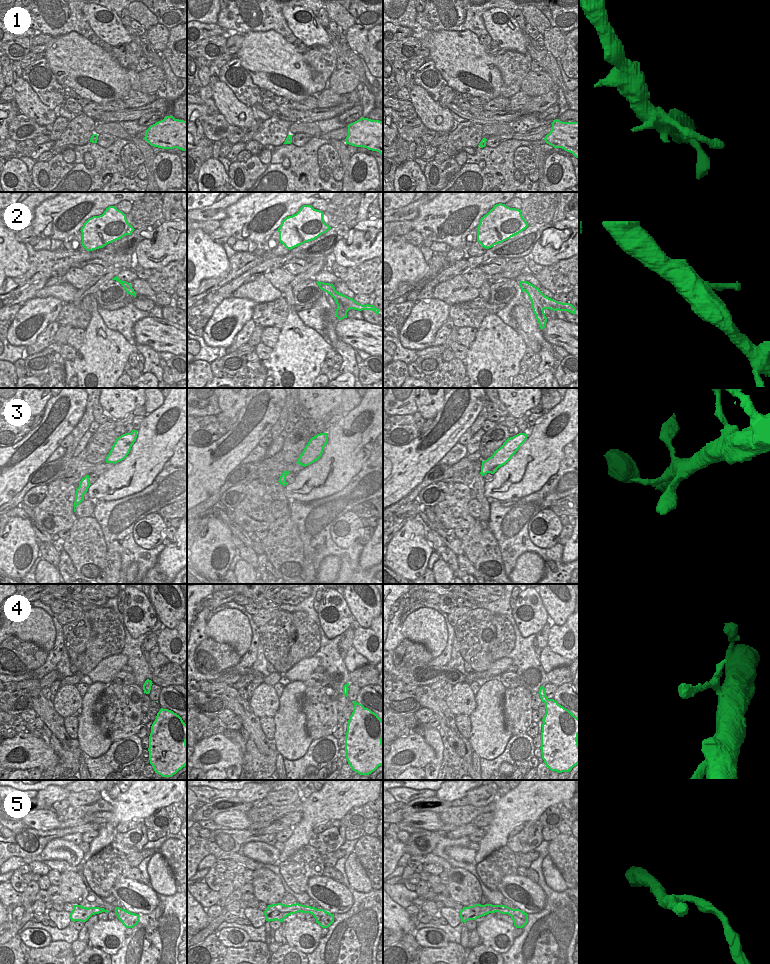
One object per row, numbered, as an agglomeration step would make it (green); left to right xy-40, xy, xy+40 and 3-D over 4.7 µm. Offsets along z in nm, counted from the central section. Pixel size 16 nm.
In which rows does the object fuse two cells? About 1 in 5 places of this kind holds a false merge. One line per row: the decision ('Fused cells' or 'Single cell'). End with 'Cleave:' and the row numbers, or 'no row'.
1: Single cell
2: Single cell
3: Single cell
4: Single cell
5: Single cell
Cleave: no row.

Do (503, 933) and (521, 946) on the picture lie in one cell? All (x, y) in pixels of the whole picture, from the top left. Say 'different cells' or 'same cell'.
different cells

